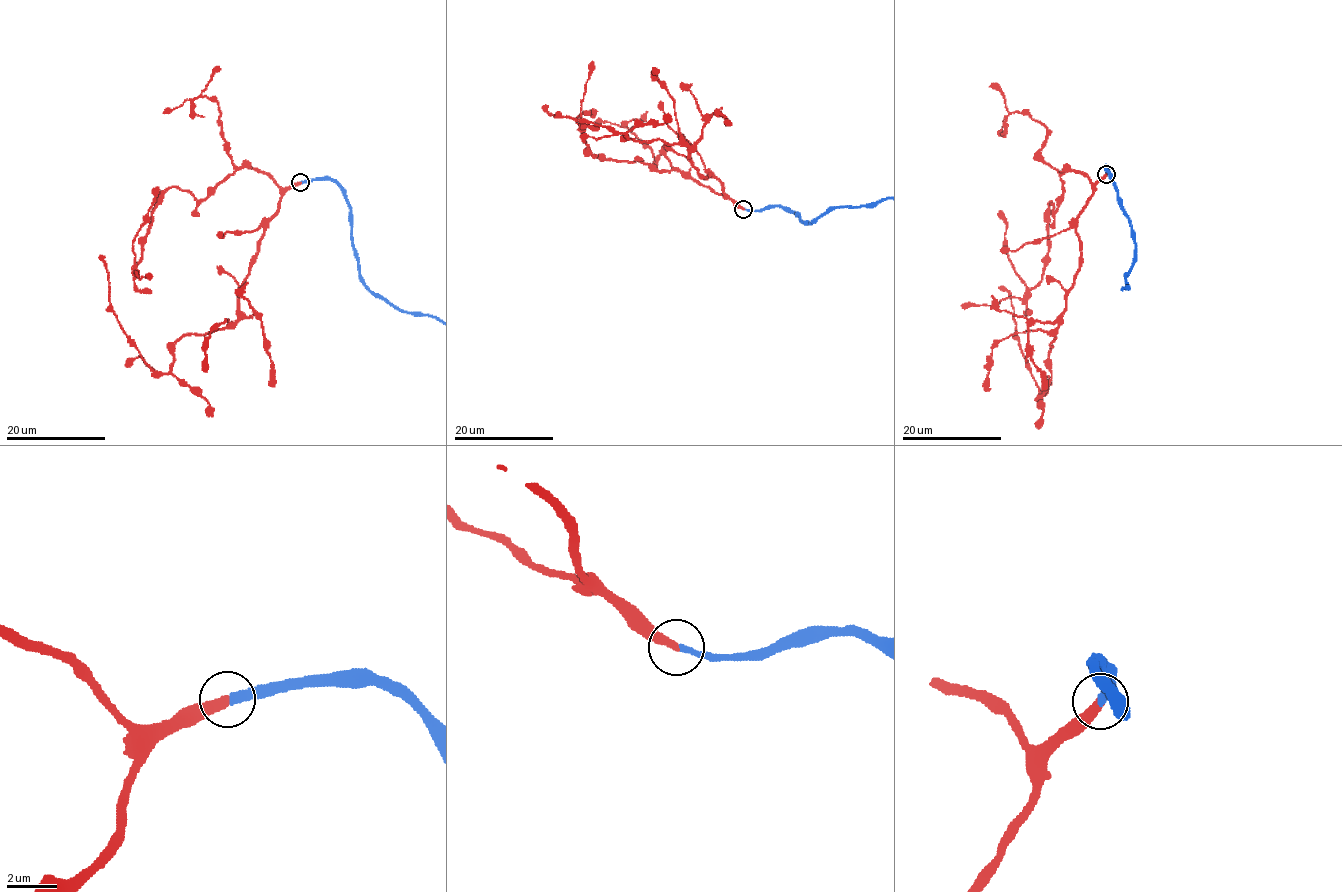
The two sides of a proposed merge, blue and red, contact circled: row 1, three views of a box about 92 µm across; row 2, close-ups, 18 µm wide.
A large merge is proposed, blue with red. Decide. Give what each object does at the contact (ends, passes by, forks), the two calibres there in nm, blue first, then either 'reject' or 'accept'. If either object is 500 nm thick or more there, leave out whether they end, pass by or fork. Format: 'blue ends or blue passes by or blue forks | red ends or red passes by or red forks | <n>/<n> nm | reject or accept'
blue ends | red ends | 320/360 nm | accept

